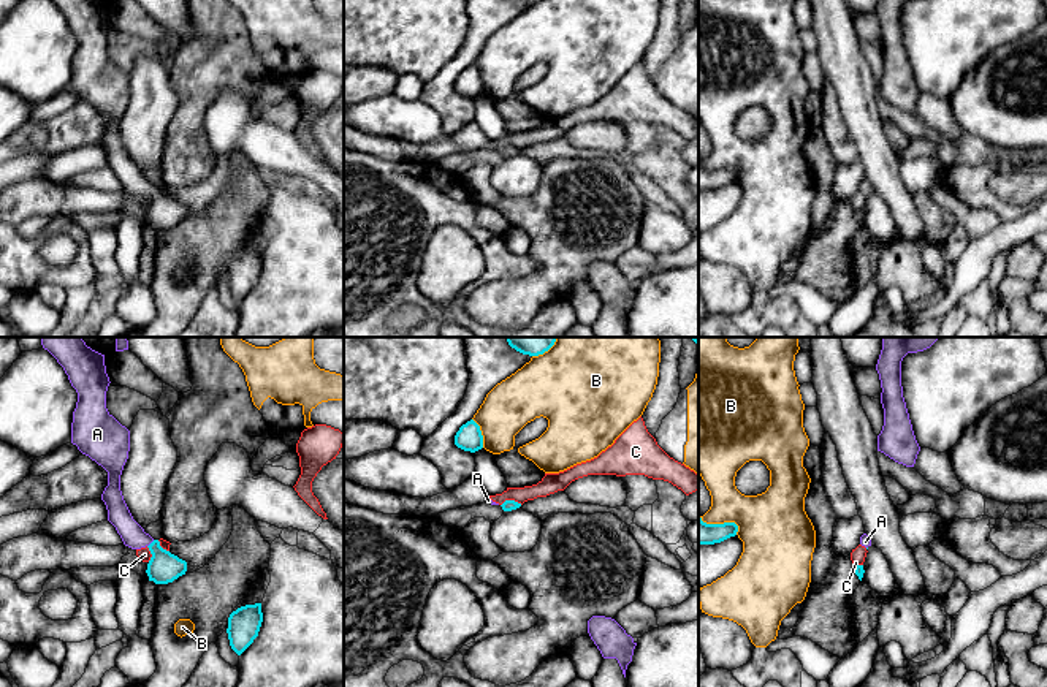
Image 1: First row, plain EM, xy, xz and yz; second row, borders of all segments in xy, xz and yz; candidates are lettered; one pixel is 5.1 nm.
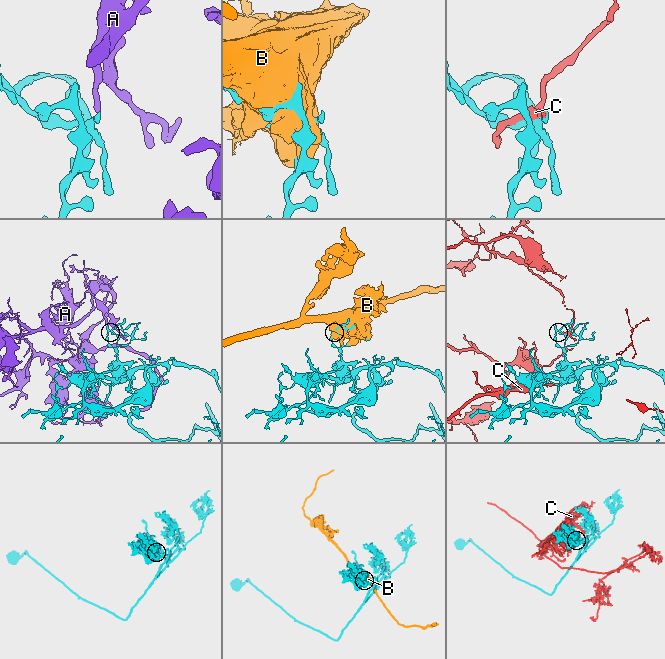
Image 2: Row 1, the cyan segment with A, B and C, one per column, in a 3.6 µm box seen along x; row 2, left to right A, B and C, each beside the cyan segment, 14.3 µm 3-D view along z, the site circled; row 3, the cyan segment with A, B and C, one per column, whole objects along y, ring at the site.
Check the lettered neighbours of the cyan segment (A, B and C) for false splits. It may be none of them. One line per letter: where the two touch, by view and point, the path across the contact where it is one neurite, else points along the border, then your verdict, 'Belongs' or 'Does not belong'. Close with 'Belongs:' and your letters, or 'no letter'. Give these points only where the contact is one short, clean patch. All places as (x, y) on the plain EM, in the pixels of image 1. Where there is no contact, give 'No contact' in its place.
A: Touches cyan at xy (151, 189). Path across: xy (163, 212), (159, 198), (151, 189), (132, 179). Belongs
B: Touches cyan at xz (480, 78). Does not belong
C: Touches cyan at xz (510, 146). Does not belong
Belongs: A

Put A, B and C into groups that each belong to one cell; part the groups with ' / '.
A / B / C

